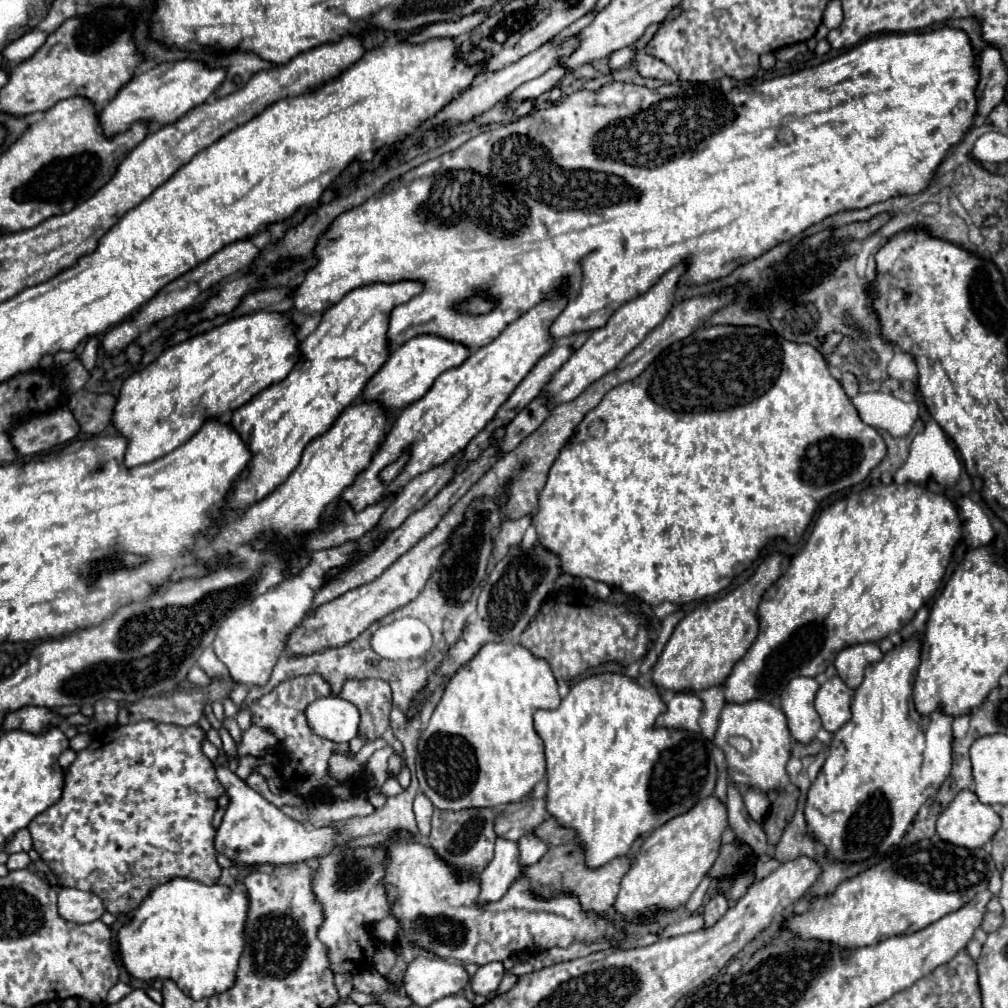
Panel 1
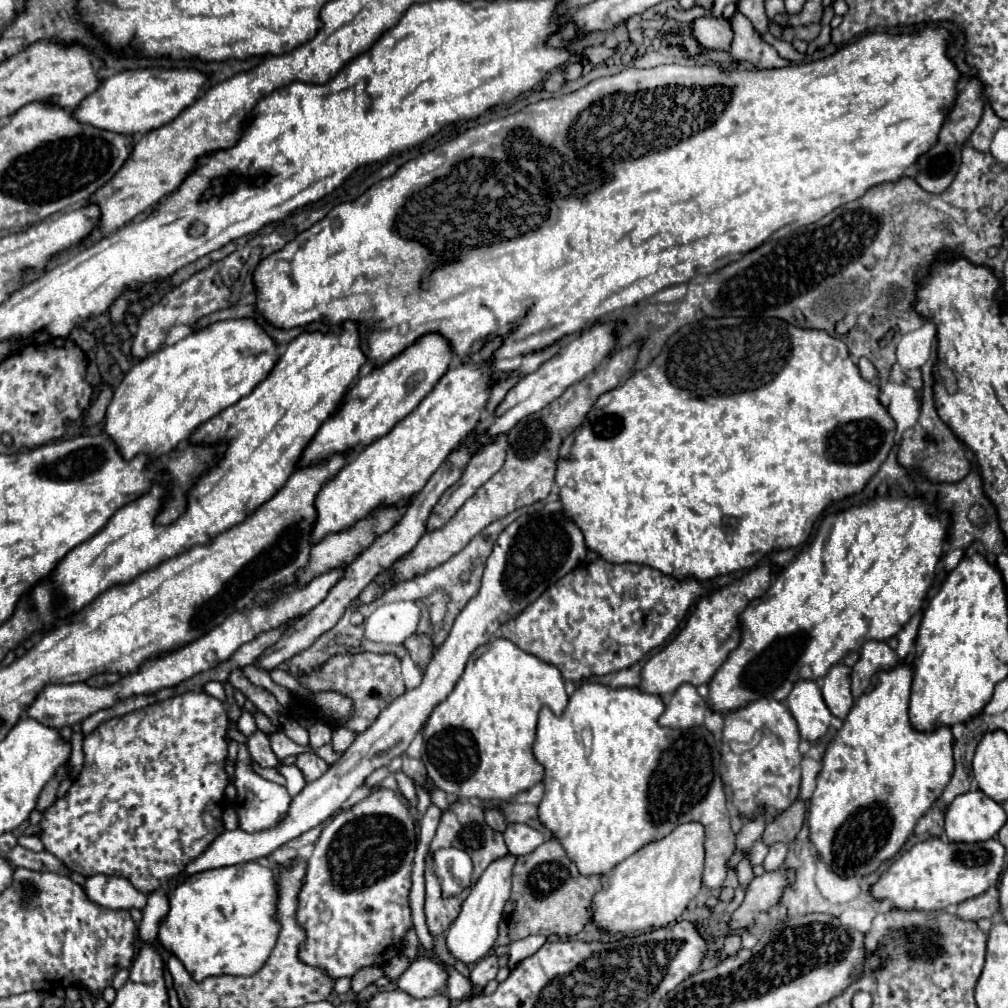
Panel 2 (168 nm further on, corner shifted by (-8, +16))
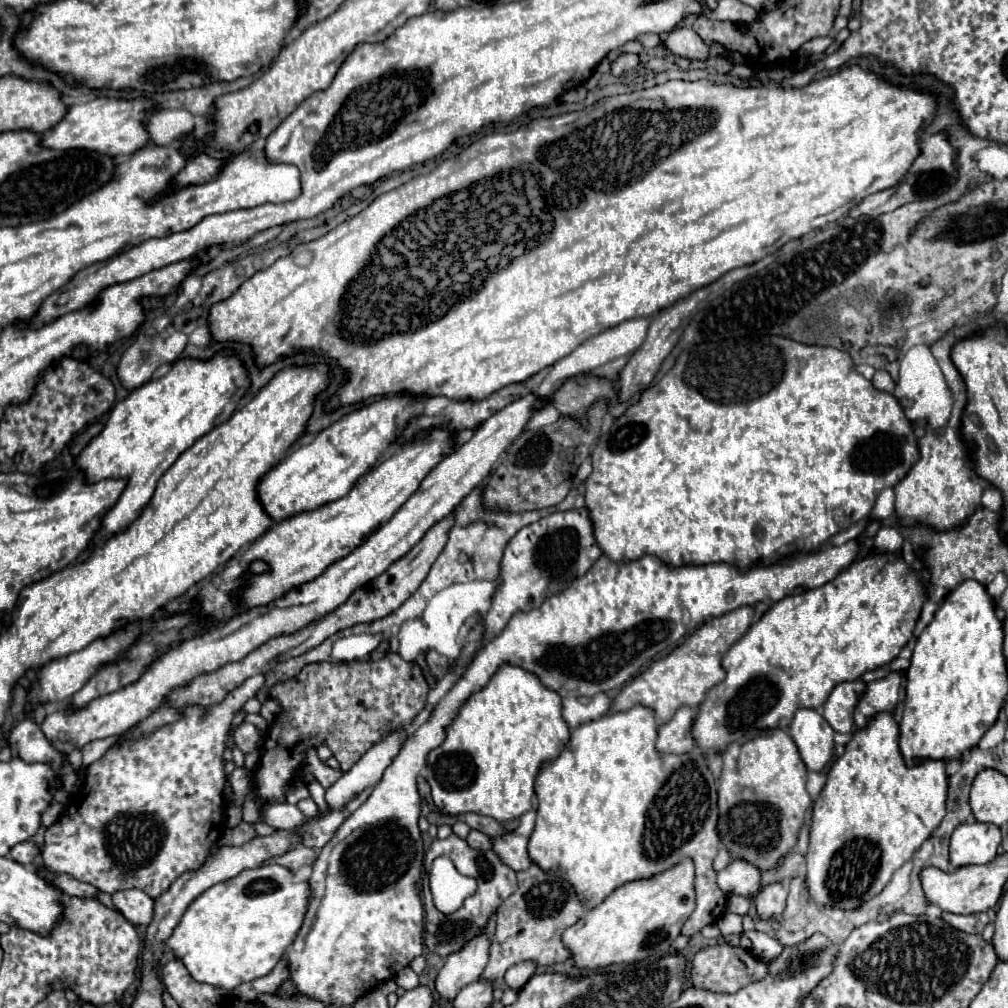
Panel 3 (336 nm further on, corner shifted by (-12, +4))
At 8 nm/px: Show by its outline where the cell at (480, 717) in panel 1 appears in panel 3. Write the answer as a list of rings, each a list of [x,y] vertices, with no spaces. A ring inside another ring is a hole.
[[[504,662],[480,692],[468,696],[468,700],[454,716],[452,724],[446,728],[444,742],[426,758],[426,764],[432,770],[432,776],[428,776],[426,780],[432,788],[434,804],[448,814],[476,812],[482,816],[492,816],[500,822],[516,820],[532,808],[536,794],[534,778],[540,764],[556,758],[568,738],[570,728],[562,716],[560,694],[544,688],[544,684],[540,684],[540,678],[532,676],[532,672],[524,672],[524,668]]]

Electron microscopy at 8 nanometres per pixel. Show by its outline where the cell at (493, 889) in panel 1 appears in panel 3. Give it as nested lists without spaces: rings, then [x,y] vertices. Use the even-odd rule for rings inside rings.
[[[480,932],[480,936],[474,936],[468,944],[464,944],[460,952],[452,952],[446,958],[444,968],[438,972],[436,990],[446,1000],[452,1000],[460,988],[476,982],[488,964],[488,948],[490,936],[486,932]]]

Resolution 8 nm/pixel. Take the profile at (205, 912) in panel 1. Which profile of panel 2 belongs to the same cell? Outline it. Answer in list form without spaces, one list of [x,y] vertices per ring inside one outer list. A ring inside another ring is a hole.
[[[244,862],[204,870],[170,892],[170,912],[160,926],[158,940],[182,960],[196,982],[222,974],[250,976],[266,964],[276,944],[280,932],[276,902],[278,876],[270,866]]]

